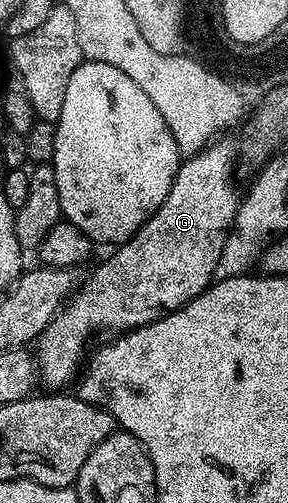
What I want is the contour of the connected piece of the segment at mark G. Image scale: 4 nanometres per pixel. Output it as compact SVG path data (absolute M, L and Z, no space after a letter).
M220 138L215 142L208 145L196 156L187 157L181 163L178 174L174 178L174 186L170 190L170 194L166 194L166 202L162 202L162 206L158 206L158 210L154 210L154 214L141 226L141 228L136 231L131 238L124 241L123 244L119 245L115 249L116 252L113 254L109 260L104 260L92 273L88 276L88 281L81 283L77 287L76 291L73 292L72 296L69 298L68 303L56 313L51 322L46 326L43 333L40 335L40 339L35 341L34 344L34 359L38 369L38 380L41 385L45 384L45 389L48 390L60 390L63 384L68 384L77 379L78 373L82 368L82 361L85 359L84 356L84 343L91 338L92 332L96 332L99 328L105 328L106 331L112 332L111 334L123 334L133 328L141 328L146 326L150 322L155 320L161 320L163 316L170 315L174 310L178 310L183 306L183 304L189 304L192 299L198 294L202 294L208 285L213 283L212 275L214 274L214 268L218 263L218 256L222 252L227 236L233 229L233 224L235 222L236 211L238 211L241 203L241 193L236 193L236 184L232 181L232 167L236 164L236 156L238 160L238 148L235 148L230 141L224 140L228 138Z

